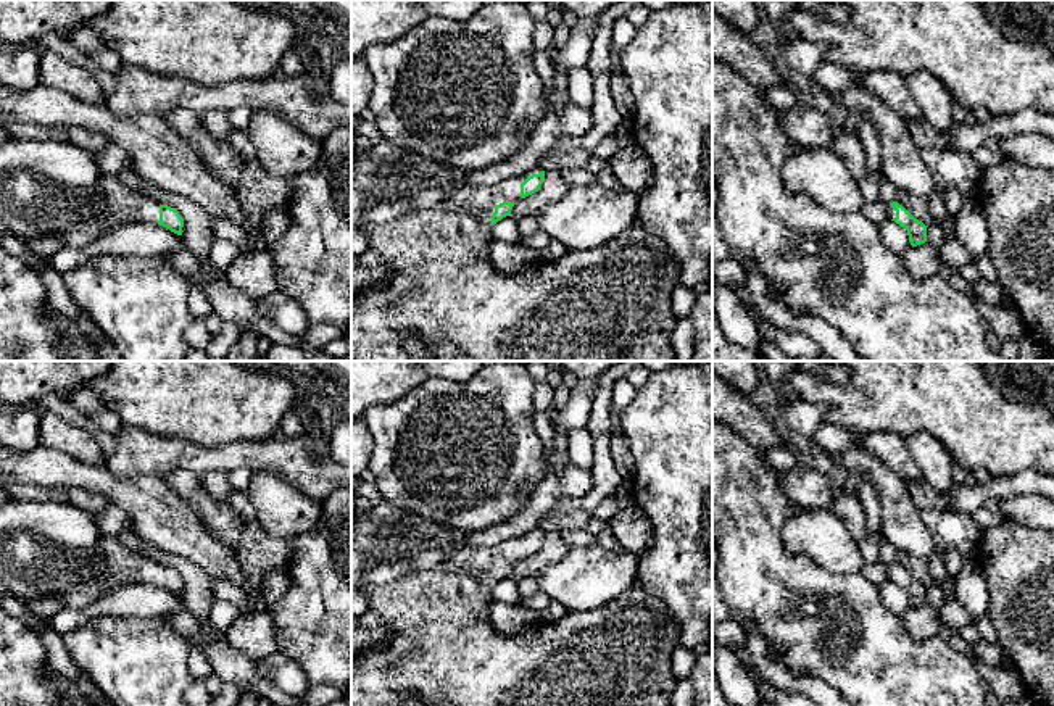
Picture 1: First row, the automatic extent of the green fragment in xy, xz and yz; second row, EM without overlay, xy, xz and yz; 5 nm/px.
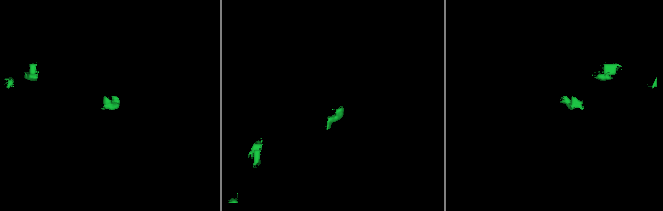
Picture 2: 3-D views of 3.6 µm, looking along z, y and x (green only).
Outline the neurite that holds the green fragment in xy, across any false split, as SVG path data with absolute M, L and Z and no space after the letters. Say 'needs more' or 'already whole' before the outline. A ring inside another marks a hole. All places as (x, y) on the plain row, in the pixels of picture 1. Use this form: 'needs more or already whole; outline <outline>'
needs more; outline M103 537L103 571L93 579L121 577L126 585L160 585L182 596L184 580L177 571L160 566L147 556L131 551L118 537Z

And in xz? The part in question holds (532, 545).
needs more; outline M535 530L498 543L495 546L464 546L453 551L438 566L422 571L409 572L400 579L382 585L363 585L369 609L376 611L382 625L388 627L392 635L382 650L374 650L369 654L351 654L351 706L403 706L408 693L417 695L425 706L432 706L437 698L445 700L454 706L670 706L670 696L677 685L677 677L672 672L670 659L680 645L680 621L670 613L667 604L658 596L646 593L638 583L624 592L614 601L591 611L566 611L566 614L553 622L543 622L517 635L498 633L490 624L492 587L506 577L519 559L525 559L540 551L545 540L545 532Z

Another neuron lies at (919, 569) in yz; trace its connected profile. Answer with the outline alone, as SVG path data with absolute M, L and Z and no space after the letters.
M898 551L896 563L903 566L915 580L922 582L925 587L933 583L928 561L919 559L904 551Z

